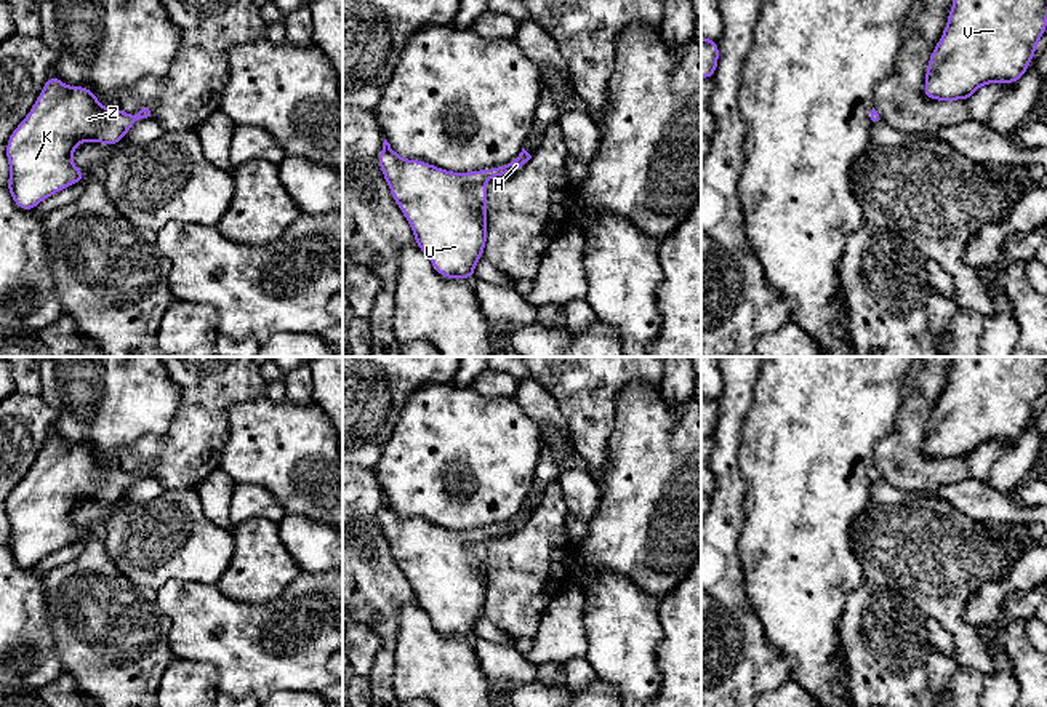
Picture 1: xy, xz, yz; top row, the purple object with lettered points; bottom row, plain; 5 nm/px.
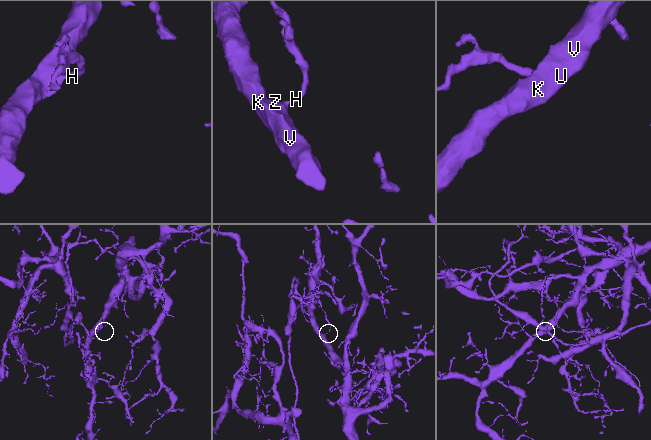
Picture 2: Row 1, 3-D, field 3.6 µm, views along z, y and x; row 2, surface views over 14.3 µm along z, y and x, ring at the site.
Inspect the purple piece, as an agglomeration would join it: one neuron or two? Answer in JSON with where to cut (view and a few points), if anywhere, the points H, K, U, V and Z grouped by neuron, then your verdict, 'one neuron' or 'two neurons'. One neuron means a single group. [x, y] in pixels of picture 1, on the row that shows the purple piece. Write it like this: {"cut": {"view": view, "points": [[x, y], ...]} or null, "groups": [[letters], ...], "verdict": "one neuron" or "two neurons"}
{"cut": null, "groups": [["H", "K", "U", "V", "Z"]], "verdict": "one neuron"}

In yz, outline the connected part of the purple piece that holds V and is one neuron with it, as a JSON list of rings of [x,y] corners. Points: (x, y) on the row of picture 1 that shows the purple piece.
[[[954,0],[930,54],[924,96],[969,101],[986,83],[1017,83],[1047,27],[1047,0]]]

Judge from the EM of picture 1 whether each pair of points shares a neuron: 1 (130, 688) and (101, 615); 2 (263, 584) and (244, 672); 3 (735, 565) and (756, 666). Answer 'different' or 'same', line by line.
1: same
2: different
3: same

